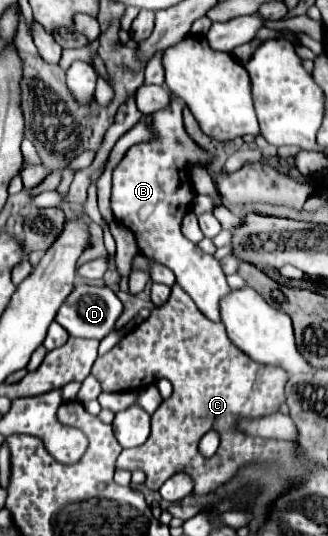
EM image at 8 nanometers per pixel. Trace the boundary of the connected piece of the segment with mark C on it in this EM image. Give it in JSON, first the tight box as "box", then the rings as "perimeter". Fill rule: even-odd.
{"box":[93,285,299,493],"perimeter":[[[177,285],[171,287],[171,297],[165,305],[155,307],[139,327],[135,327],[131,333],[127,333],[111,351],[97,357],[93,365],[93,377],[101,383],[103,391],[117,393],[119,389],[131,389],[131,385],[151,385],[159,379],[169,379],[173,383],[173,394],[151,416],[151,432],[149,439],[133,449],[123,449],[117,467],[119,469],[141,469],[147,475],[145,485],[153,491],[157,491],[169,477],[183,471],[189,473],[195,481],[195,493],[209,493],[213,487],[229,481],[233,473],[239,469],[239,465],[259,459],[259,461],[281,461],[287,465],[291,473],[299,473],[299,469],[293,463],[293,445],[289,441],[277,441],[277,439],[261,439],[261,437],[249,437],[245,433],[235,431],[235,419],[237,417],[261,417],[275,413],[279,403],[285,403],[285,383],[287,373],[283,369],[277,369],[273,365],[261,365],[247,357],[241,349],[237,349],[221,323],[213,323],[203,317],[203,313],[197,309],[193,299],[189,299]],[[207,431],[219,431],[221,433],[221,447],[211,457],[205,459],[197,451],[199,439]]]}

